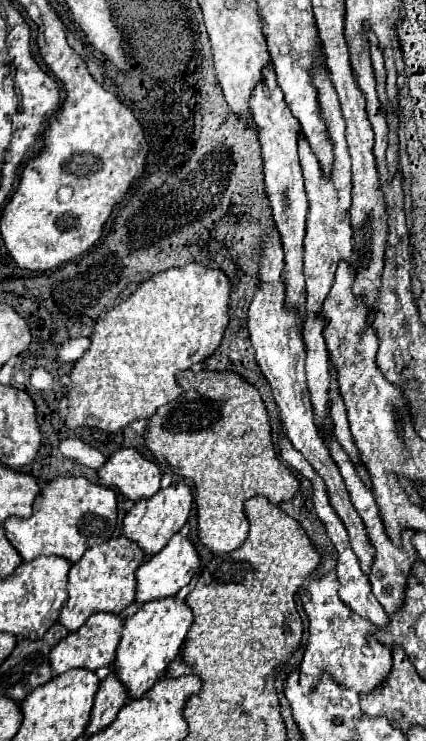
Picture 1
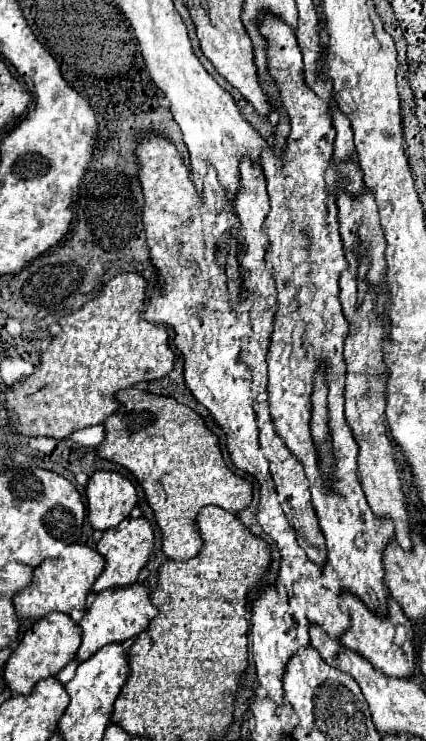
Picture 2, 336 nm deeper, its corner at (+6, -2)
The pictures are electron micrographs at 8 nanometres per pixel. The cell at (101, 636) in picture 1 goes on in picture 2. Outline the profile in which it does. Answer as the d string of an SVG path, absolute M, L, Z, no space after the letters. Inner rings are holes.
M61 612L47 614L23 634L21 642L5 662L3 666L5 684L9 686L9 690L17 694L29 694L41 678L55 676L63 666L67 666L73 660L79 644L81 644L81 630L67 614Z

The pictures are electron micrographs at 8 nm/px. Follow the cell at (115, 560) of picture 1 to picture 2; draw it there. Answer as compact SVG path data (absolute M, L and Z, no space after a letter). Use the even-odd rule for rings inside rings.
M73 544L67 546L57 558L41 562L41 566L35 568L33 580L27 588L17 592L13 598L13 606L19 618L43 618L49 612L69 612L73 608L85 608L87 594L97 580L97 576L103 572L103 556L95 552L89 546Z

